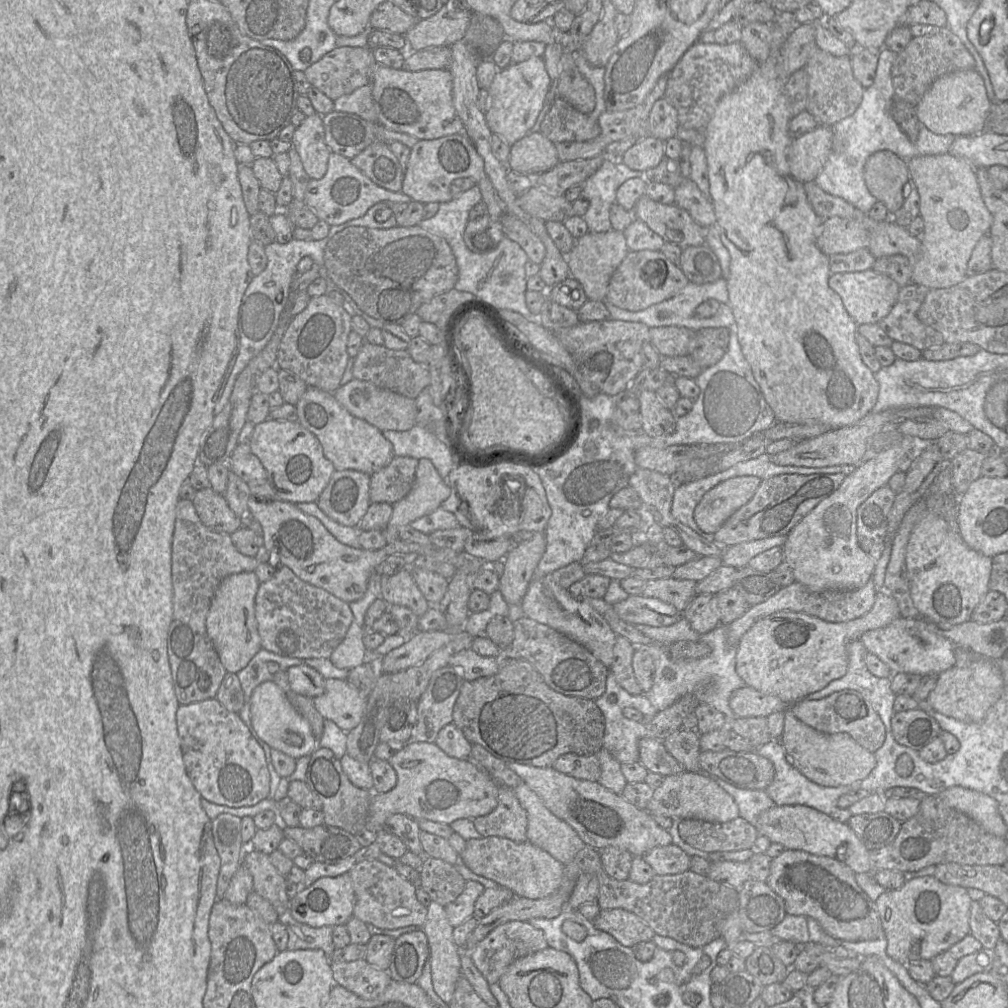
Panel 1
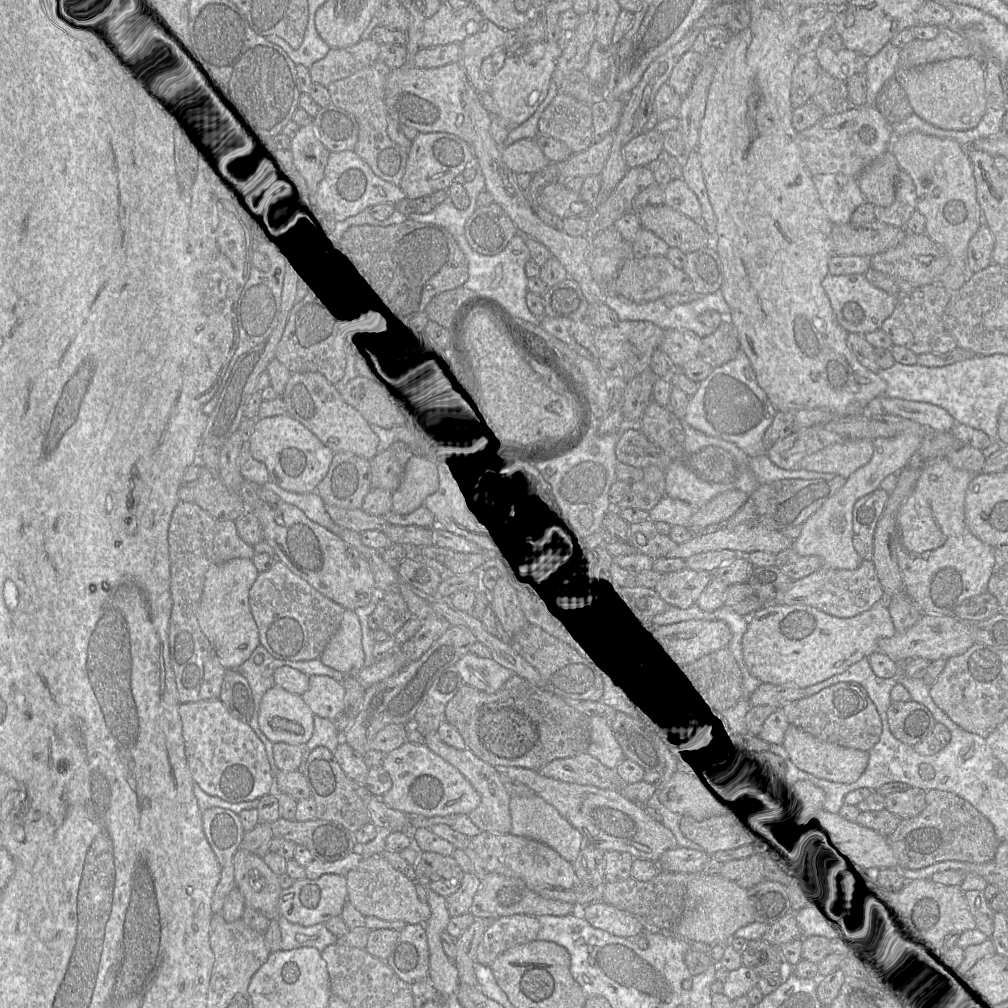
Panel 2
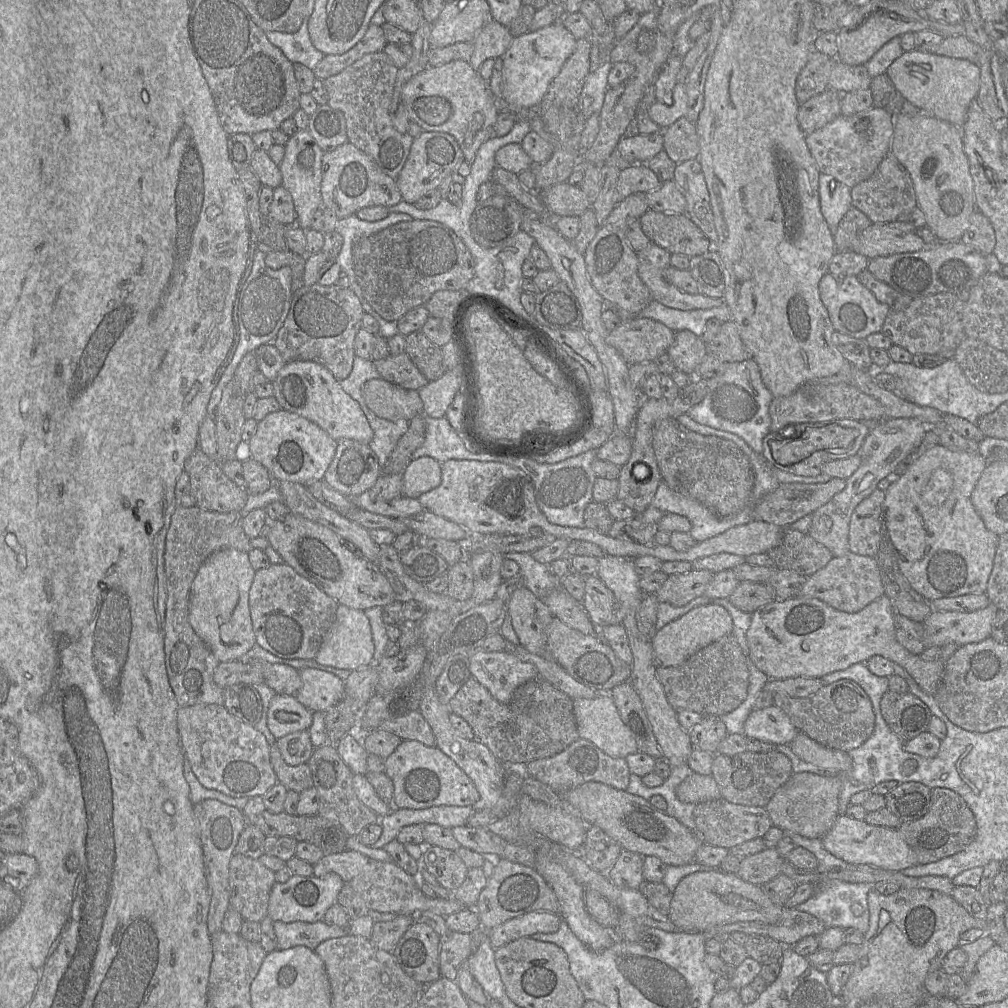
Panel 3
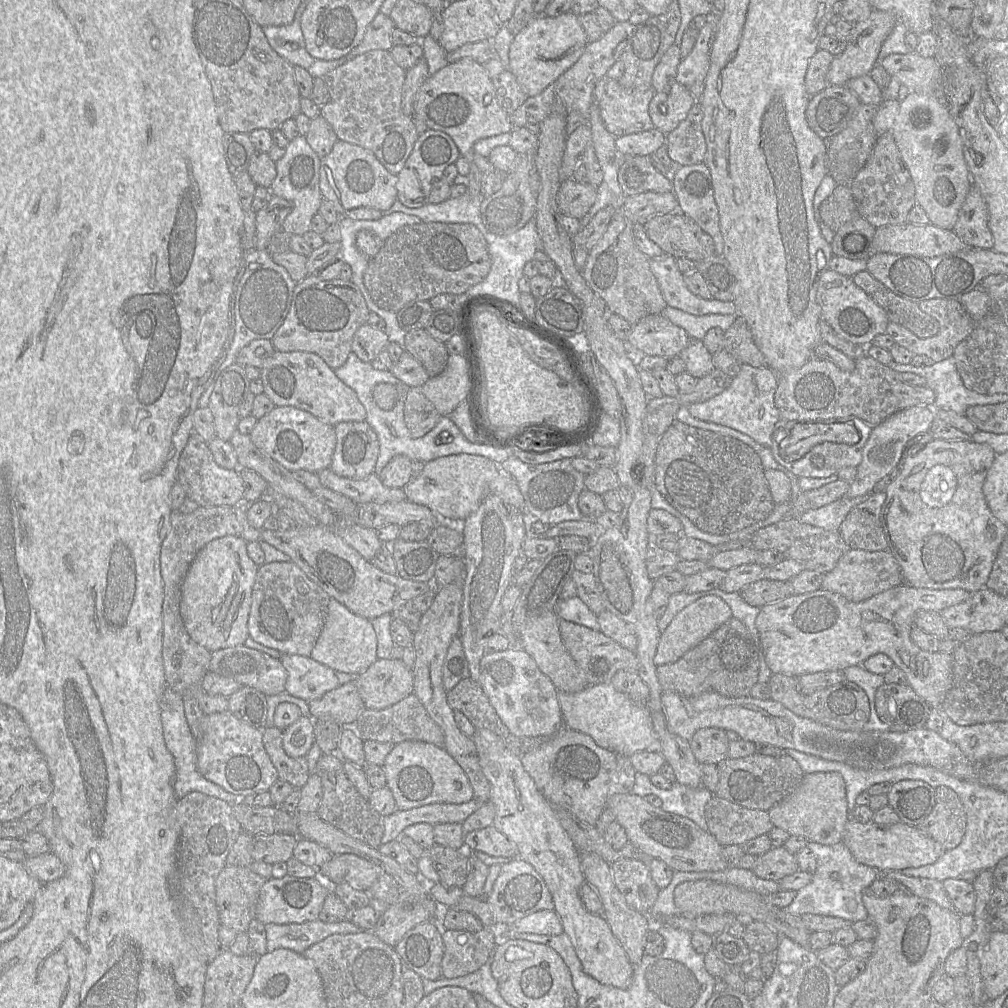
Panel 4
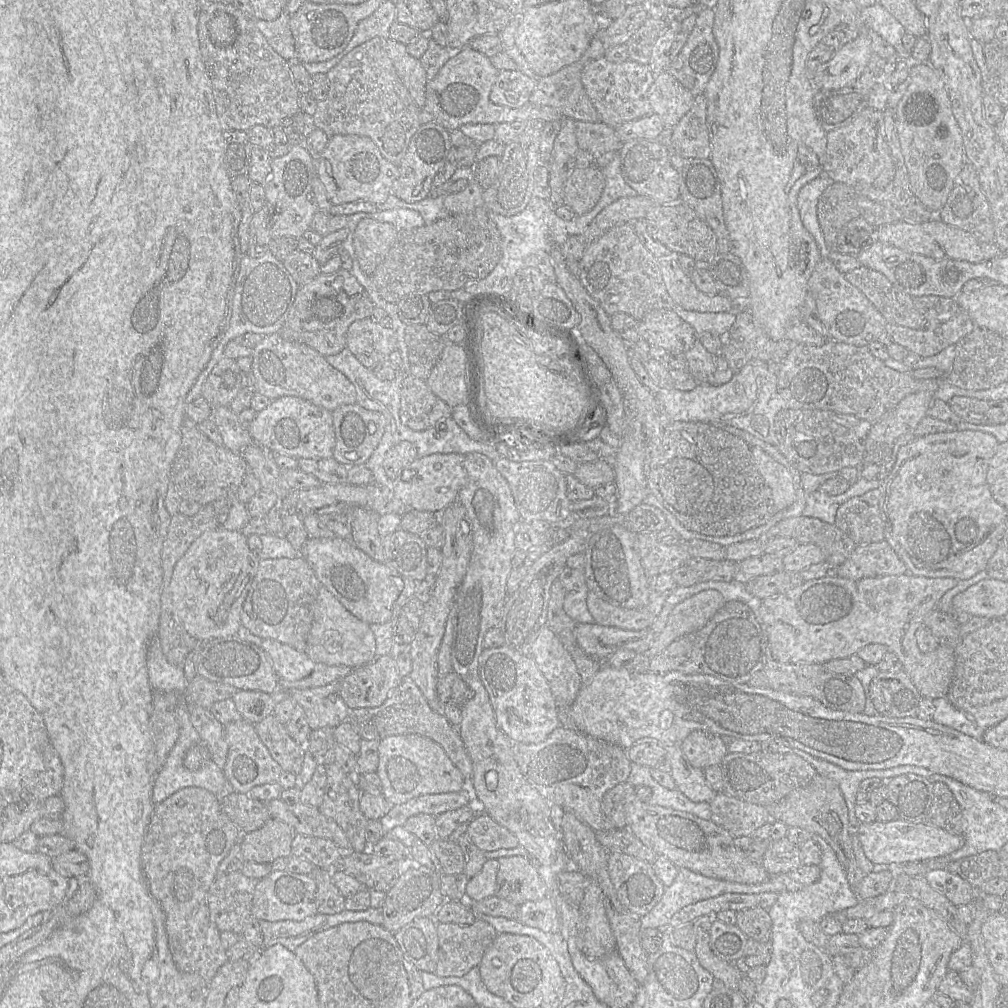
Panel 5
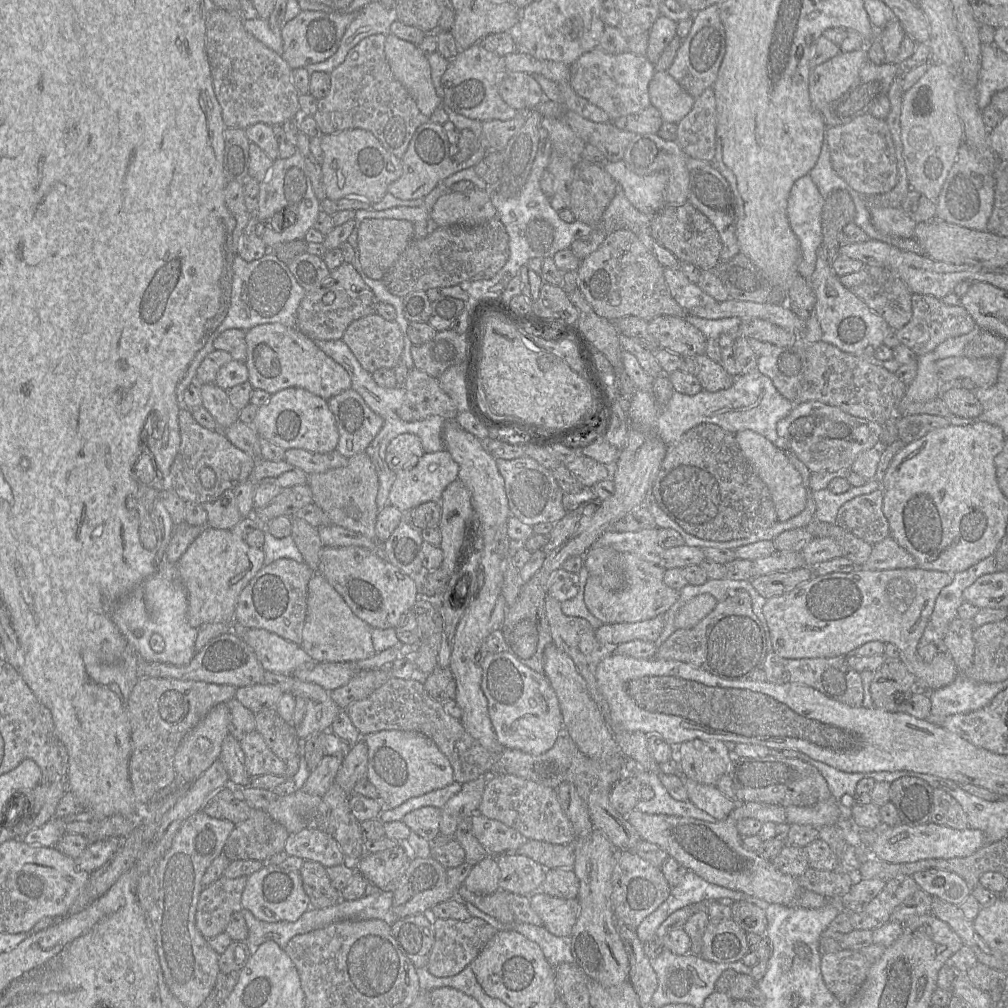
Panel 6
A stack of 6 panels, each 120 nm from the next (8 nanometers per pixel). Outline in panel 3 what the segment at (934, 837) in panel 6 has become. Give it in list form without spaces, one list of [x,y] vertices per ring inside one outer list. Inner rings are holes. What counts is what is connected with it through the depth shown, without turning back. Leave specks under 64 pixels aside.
[[[838,815],[832,828],[821,838],[824,848],[847,864],[870,865],[902,872],[918,864],[915,853],[897,829],[868,824],[846,815]]]

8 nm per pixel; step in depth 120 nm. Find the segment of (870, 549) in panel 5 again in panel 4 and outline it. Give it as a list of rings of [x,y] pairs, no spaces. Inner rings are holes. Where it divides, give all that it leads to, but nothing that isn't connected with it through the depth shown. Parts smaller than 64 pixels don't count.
[[[850,548],[840,557],[835,568],[825,573],[820,589],[837,593],[851,602],[861,602],[904,582],[901,566],[889,550],[867,551]],[[883,570],[890,575],[881,580],[880,573]]]

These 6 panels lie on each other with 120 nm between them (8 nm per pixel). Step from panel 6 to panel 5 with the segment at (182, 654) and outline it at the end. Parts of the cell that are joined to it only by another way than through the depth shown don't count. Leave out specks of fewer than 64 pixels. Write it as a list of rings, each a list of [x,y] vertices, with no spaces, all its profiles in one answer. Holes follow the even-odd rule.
[[[158,634],[150,640],[148,645],[147,673],[151,687],[155,692],[183,694],[188,684],[183,666],[172,665],[167,661]]]

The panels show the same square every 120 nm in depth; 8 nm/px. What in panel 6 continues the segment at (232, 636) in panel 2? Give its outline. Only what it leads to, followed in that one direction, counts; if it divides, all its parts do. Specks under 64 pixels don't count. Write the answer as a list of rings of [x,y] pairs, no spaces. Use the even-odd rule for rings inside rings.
[[[204,526],[204,530],[175,563],[187,591],[188,623],[194,628],[199,628],[206,623],[233,623],[239,594],[264,566],[264,559],[265,555],[262,548],[249,546],[243,538],[234,535],[229,529],[215,529]]]

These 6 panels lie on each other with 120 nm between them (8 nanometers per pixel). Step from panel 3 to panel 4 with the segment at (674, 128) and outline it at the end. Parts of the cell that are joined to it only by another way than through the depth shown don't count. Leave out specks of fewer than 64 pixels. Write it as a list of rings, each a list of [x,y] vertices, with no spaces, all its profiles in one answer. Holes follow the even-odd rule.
[[[696,100],[686,118],[666,134],[668,154],[680,165],[697,164],[704,161],[706,142],[702,131],[703,110]]]

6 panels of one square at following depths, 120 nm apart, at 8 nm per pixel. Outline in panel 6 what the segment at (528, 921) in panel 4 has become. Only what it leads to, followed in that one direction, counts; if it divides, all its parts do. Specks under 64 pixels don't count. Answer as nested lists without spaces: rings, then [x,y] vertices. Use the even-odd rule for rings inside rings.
[[[540,890],[529,897],[531,907],[541,918],[545,929],[558,937],[571,937],[580,911],[578,898],[557,898]]]

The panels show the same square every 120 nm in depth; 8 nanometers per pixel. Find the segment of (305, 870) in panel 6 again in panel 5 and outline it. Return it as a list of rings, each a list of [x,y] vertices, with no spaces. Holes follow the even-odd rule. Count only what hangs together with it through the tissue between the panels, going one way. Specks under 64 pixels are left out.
[[[315,868],[311,877],[316,883],[317,912],[320,914],[337,914],[345,909],[345,897],[334,885],[331,870]]]

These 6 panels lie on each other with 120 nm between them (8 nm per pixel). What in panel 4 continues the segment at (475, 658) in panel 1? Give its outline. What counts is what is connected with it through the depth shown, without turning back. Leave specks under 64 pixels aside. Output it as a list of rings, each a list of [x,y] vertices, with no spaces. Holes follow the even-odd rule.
[[[521,646],[486,653],[480,660],[479,684],[509,731],[519,737],[552,737],[564,727],[558,690]]]

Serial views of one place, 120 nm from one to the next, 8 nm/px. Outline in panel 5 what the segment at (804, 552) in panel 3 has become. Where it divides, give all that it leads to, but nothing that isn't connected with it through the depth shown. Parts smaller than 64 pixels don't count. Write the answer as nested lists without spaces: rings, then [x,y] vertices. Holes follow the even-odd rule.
[[[792,517],[785,519],[765,534],[765,542],[775,537],[788,537],[801,544],[814,544],[822,549],[826,561],[840,566],[855,550],[855,542],[835,524],[818,518]]]

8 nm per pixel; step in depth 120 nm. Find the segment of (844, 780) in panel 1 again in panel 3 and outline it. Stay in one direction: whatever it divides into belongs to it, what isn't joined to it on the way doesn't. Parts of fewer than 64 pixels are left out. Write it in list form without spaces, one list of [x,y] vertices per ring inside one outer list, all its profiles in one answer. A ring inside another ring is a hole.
[[[799,732],[789,746],[800,759],[821,769],[839,772],[852,770],[853,761],[847,752],[822,745],[803,732]]]

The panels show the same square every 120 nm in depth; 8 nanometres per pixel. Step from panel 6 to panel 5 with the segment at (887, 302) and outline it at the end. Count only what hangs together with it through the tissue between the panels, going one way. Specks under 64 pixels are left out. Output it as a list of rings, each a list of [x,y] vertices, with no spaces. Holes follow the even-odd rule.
[[[860,266],[844,274],[859,289],[890,325],[923,328],[924,317],[913,304],[913,297],[896,288],[882,273]]]

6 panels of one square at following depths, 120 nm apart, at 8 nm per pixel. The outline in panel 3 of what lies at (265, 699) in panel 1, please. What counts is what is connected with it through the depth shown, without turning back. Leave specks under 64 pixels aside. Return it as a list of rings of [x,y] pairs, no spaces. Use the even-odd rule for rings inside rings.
[[[276,694],[269,705],[267,725],[276,739],[290,733],[309,730],[312,712],[295,696]]]

